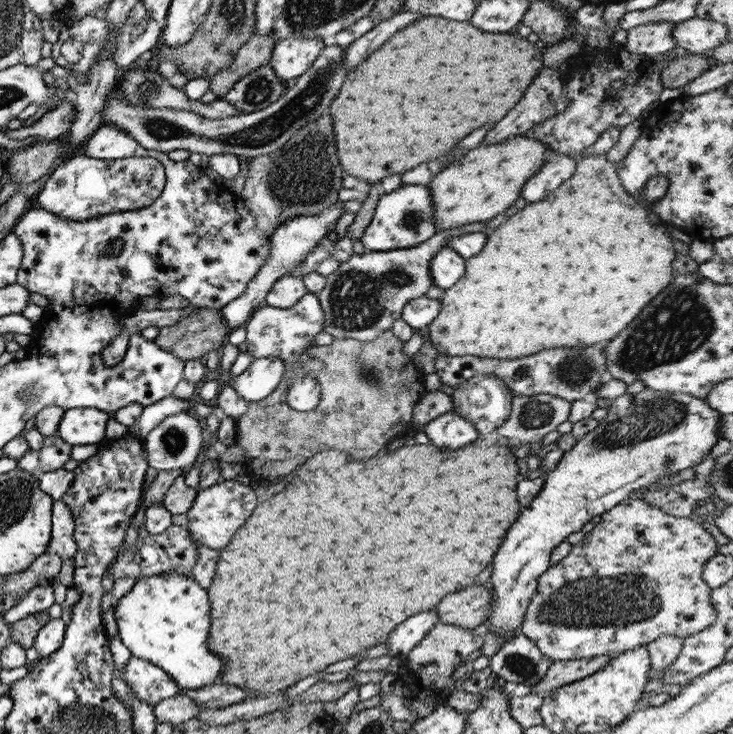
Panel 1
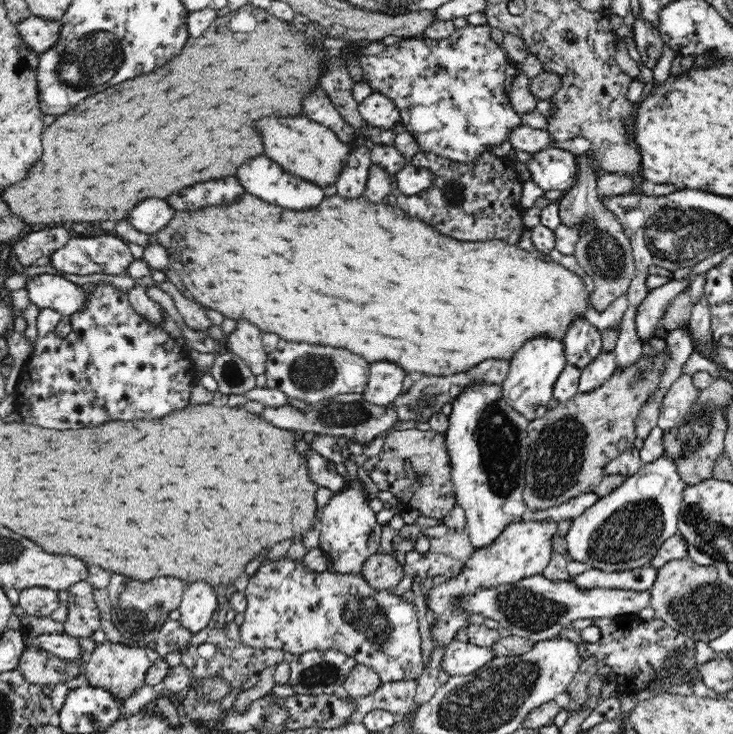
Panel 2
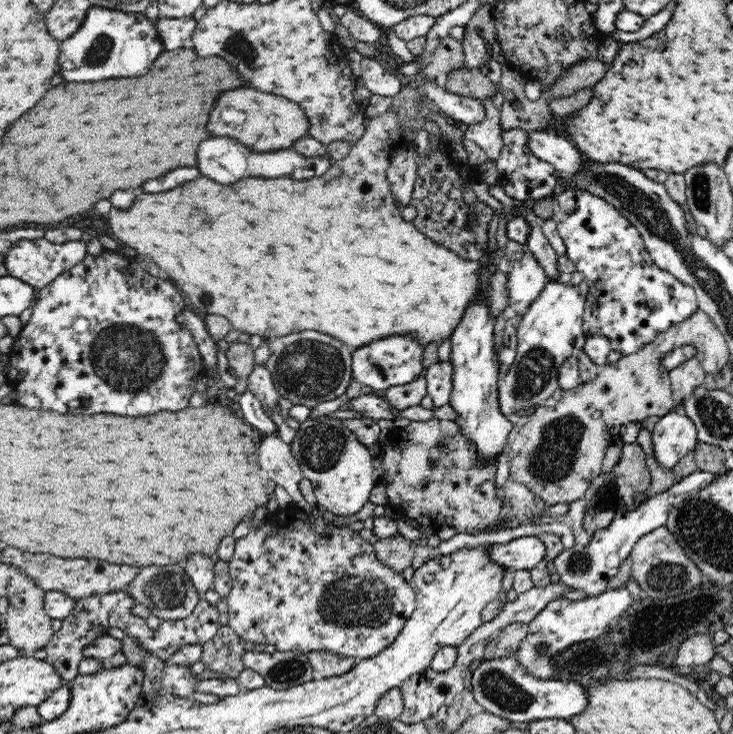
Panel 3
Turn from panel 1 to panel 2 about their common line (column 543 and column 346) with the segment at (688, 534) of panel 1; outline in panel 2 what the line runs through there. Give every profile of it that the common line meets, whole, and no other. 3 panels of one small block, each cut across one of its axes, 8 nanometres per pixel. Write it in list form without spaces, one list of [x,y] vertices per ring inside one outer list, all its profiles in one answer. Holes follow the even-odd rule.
[[[287,556],[276,560],[276,562],[264,562],[258,568],[254,576],[250,579],[243,579],[241,587],[246,595],[246,610],[244,610],[244,622],[239,626],[240,638],[244,644],[252,646],[252,648],[275,648],[284,649],[290,654],[300,655],[303,652],[311,650],[325,651],[328,649],[340,650],[346,655],[356,658],[360,664],[365,664],[373,668],[381,678],[381,682],[398,682],[398,680],[417,680],[423,673],[424,660],[422,659],[422,648],[420,647],[420,632],[418,628],[418,617],[416,617],[416,605],[406,601],[404,597],[388,594],[386,591],[376,591],[372,589],[361,574],[338,574],[326,570],[324,572],[310,572],[302,564],[301,560],[290,560]]]

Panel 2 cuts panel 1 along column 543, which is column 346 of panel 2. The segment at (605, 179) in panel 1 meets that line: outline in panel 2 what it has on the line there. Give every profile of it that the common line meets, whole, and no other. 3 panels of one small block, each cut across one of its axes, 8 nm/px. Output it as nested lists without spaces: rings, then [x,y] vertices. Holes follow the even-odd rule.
[[[244,194],[232,206],[210,206],[200,212],[178,212],[172,222],[168,222],[162,230],[154,235],[158,243],[167,250],[170,266],[183,281],[191,298],[204,308],[212,308],[221,312],[224,317],[234,320],[246,319],[263,332],[277,334],[281,339],[290,342],[306,342],[306,344],[324,344],[332,348],[344,348],[354,352],[366,362],[374,363],[382,360],[394,362],[406,373],[420,372],[423,375],[448,376],[470,370],[472,366],[497,358],[510,360],[515,352],[524,346],[524,342],[547,336],[562,342],[570,324],[578,318],[586,318],[590,308],[591,293],[586,282],[577,273],[556,263],[540,259],[533,252],[526,251],[518,245],[510,245],[502,240],[488,240],[466,244],[464,241],[452,240],[423,220],[408,216],[397,206],[388,206],[385,202],[374,204],[364,195],[358,198],[342,198],[337,194],[325,197],[320,208],[310,212],[294,212],[274,204],[268,204],[256,196]]]

